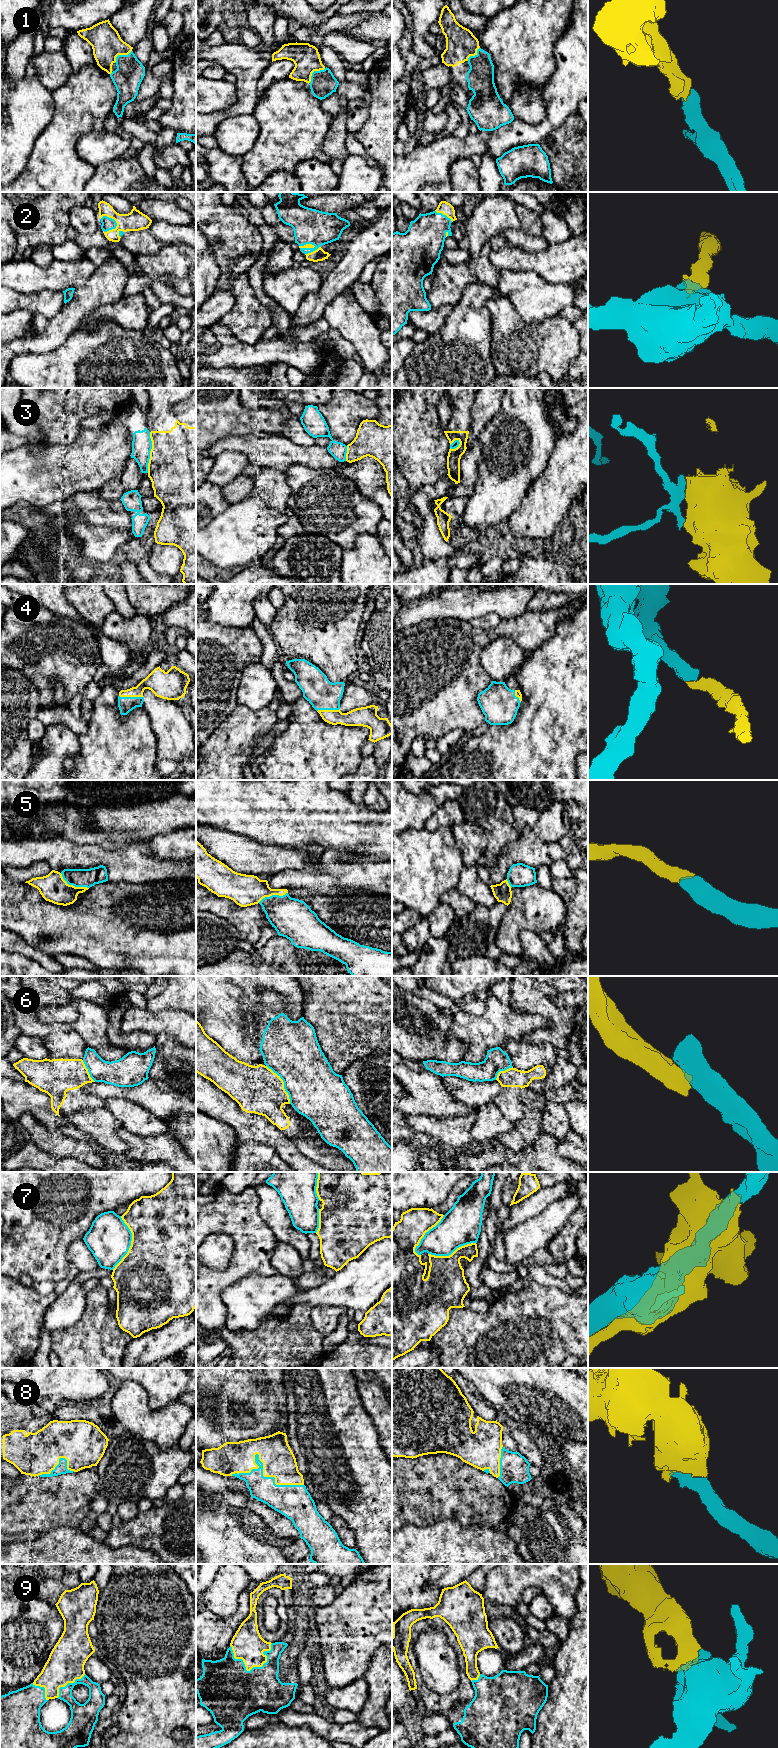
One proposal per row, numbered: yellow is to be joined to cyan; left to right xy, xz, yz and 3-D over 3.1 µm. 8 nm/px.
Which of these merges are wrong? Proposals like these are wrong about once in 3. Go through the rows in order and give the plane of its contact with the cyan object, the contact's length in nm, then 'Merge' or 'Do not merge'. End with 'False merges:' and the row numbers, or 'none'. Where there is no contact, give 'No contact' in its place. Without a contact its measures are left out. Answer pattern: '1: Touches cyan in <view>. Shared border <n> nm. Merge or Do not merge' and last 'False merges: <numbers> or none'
1: Touches cyan in xz. Shared border 180 nm. Merge
2: Touches cyan in xy. Shared border 160 nm. Merge
3: Touches cyan in xy. Shared border 320 nm. Do not merge
4: Touches cyan in xy. Shared border 200 nm. Merge
5: Touches cyan in xy. Shared border 260 nm. Merge
6: Touches cyan in xz. Shared border 360 nm. Do not merge
7: Touches cyan in xy. Shared border 440 nm. Do not merge
8: Touches cyan in xz. Shared border 600 nm. Merge
9: Touches cyan in xz. Shared border 340 nm. Merge
False merges: 3, 6, 7

